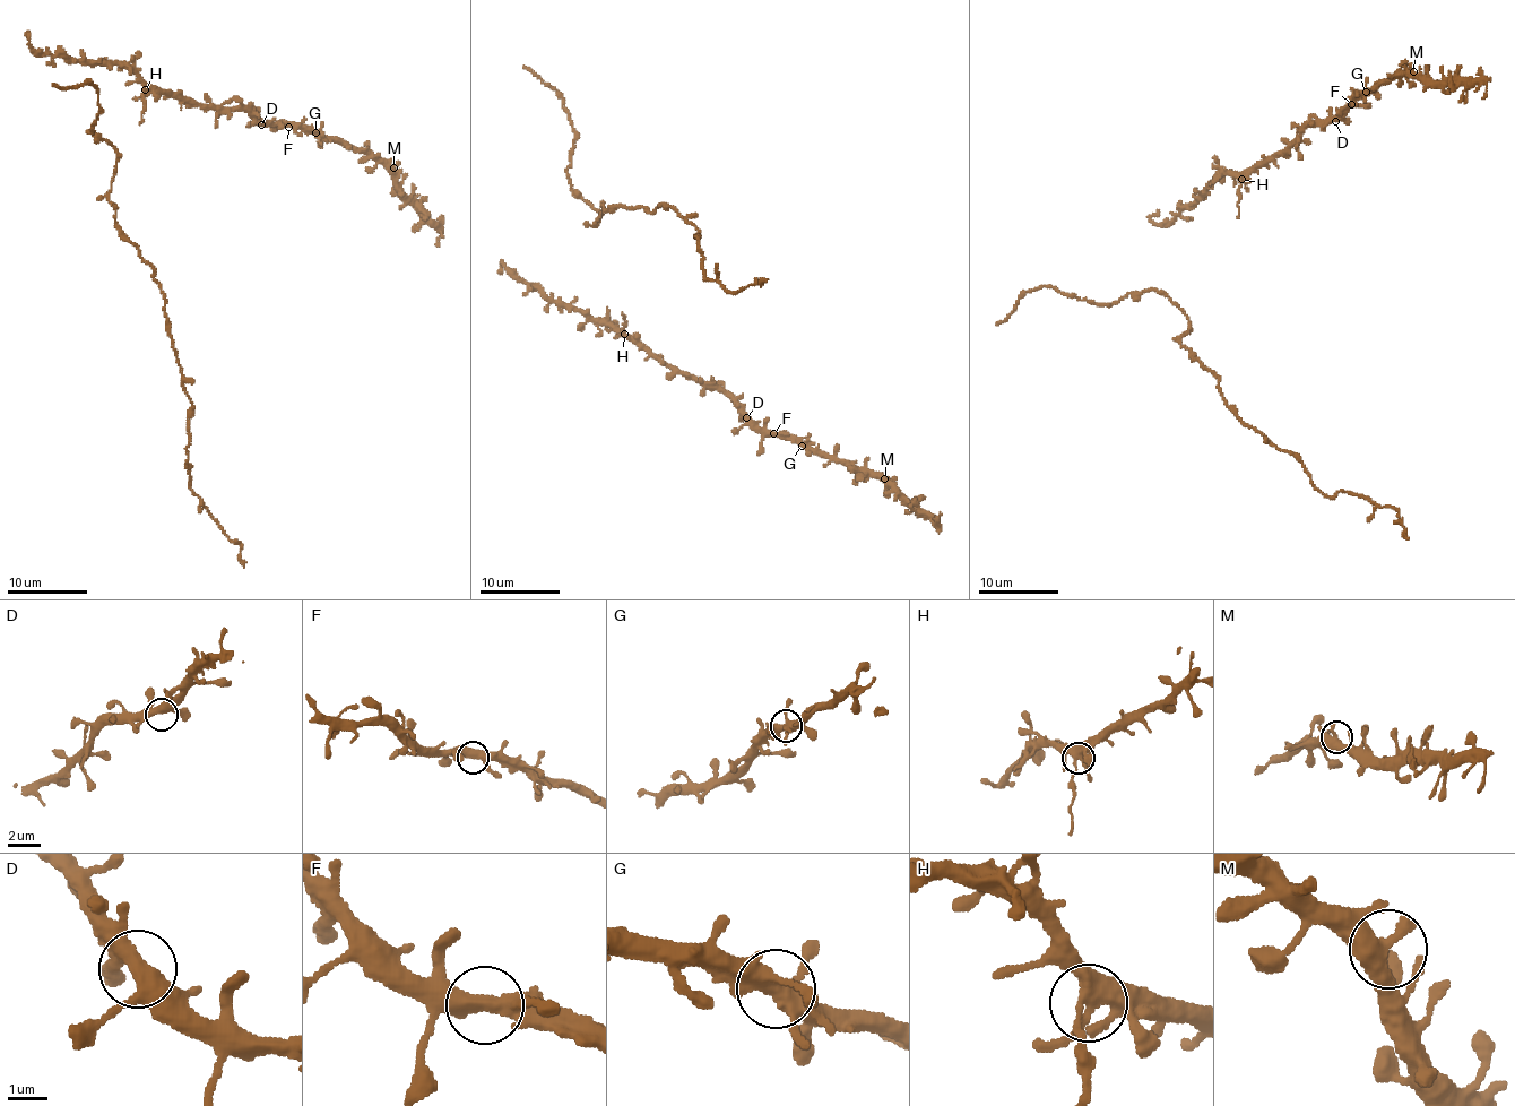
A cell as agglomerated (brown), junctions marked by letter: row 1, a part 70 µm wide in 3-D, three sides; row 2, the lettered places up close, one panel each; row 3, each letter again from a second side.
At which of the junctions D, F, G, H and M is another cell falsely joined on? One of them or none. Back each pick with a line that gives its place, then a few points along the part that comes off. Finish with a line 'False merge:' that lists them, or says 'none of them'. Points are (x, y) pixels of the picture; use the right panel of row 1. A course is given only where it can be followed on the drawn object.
H: Place: (1241, 179). Course of the part to remove: (1241, 180), (1237, 218)
False merge: H

